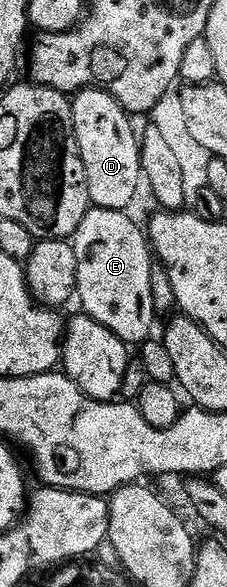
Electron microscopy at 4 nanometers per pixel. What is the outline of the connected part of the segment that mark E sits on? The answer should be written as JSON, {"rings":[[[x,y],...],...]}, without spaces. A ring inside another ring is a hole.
{"rings":[[[90,207],[89,213],[83,218],[83,222],[79,222],[79,230],[71,237],[71,243],[75,250],[75,258],[77,259],[77,290],[75,293],[76,299],[81,299],[84,315],[95,318],[95,322],[99,322],[103,326],[107,326],[107,330],[111,330],[130,346],[140,345],[142,342],[150,339],[153,328],[153,319],[155,313],[153,310],[153,299],[151,298],[151,266],[155,263],[154,253],[151,251],[151,245],[147,239],[143,228],[131,222],[131,218],[126,216],[124,211],[116,212],[110,208],[94,208]]]}

